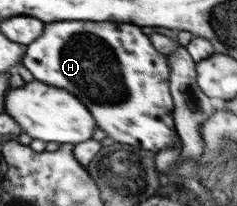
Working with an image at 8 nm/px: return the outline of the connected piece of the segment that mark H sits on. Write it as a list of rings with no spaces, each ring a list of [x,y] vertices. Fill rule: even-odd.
[[[121,21],[53,22],[45,25],[39,39],[28,45],[23,64],[35,80],[76,94],[92,111],[101,131],[105,131],[115,142],[149,149],[151,153],[177,145],[175,141],[180,136],[176,130],[176,104],[171,94],[171,64],[168,57],[152,44],[151,37],[141,30],[141,26]]]

